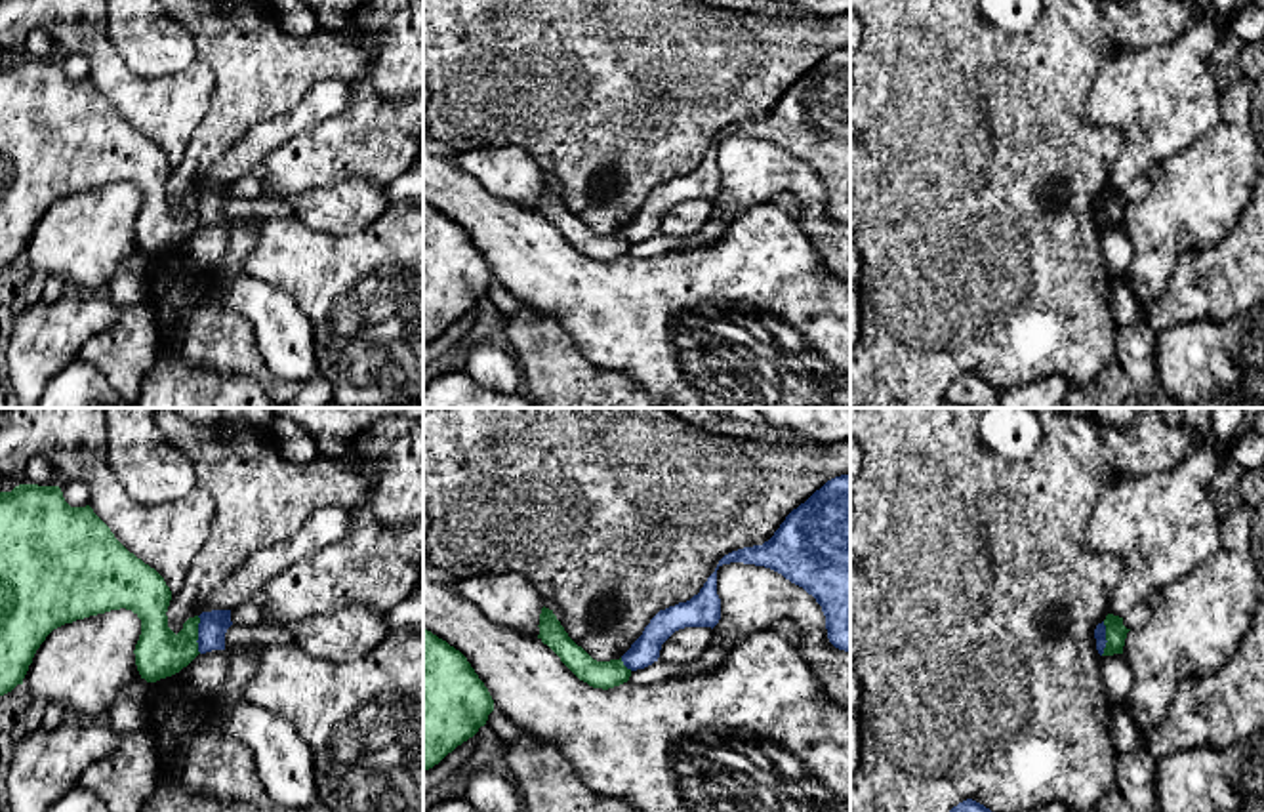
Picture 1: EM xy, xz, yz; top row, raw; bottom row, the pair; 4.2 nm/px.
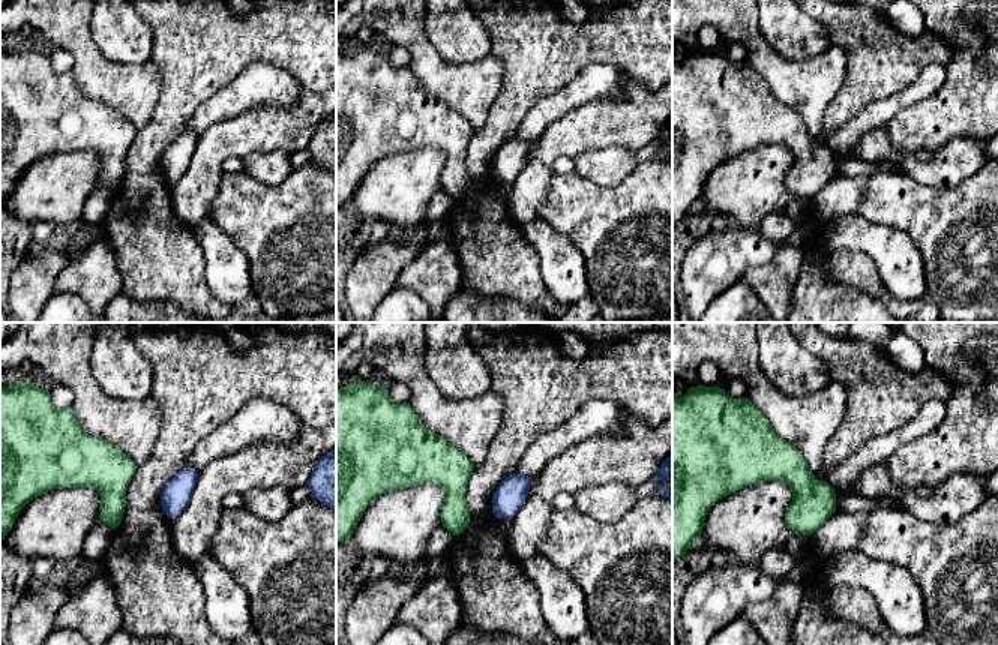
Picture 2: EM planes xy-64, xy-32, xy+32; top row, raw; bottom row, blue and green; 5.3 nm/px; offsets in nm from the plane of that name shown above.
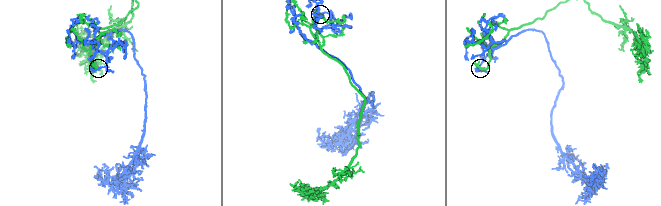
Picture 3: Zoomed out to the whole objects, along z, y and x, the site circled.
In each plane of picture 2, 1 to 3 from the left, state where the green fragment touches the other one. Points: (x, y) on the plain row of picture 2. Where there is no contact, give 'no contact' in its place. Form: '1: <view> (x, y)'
1: no contact
2: no contact
3: no contact

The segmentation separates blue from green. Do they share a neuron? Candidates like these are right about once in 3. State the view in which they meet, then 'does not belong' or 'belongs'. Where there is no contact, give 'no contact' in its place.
contact in xy; does not belong

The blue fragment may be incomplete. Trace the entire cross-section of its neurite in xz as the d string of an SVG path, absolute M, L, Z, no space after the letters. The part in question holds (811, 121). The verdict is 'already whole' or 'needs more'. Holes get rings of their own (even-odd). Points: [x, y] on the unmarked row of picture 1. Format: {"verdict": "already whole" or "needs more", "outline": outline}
{"verdict": "already whole", "outline": "M841 48L827 53L805 76L793 82L768 114L724 128L700 166L690 173L660 183L622 229L623 238L631 244L652 238L660 231L662 217L679 202L713 202L721 193L717 143L730 135L770 141L803 160L822 179L829 215L839 223L850 225L850 48Z"}

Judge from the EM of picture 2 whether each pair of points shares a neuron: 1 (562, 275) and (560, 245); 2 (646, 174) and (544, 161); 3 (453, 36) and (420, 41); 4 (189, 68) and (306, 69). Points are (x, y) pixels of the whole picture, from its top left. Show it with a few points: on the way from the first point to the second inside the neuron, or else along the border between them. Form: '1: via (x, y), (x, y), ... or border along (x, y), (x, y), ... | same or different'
1: via (562, 267), (560, 252) | same
2: border along (556, 173), (541, 206) | different
3: border along (423, 15), (428, 41), (453, 63) | different
4: via (218, 50), (278, 50) | same

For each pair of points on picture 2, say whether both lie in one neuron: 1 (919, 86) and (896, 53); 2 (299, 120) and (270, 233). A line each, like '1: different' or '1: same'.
1: different
2: different

